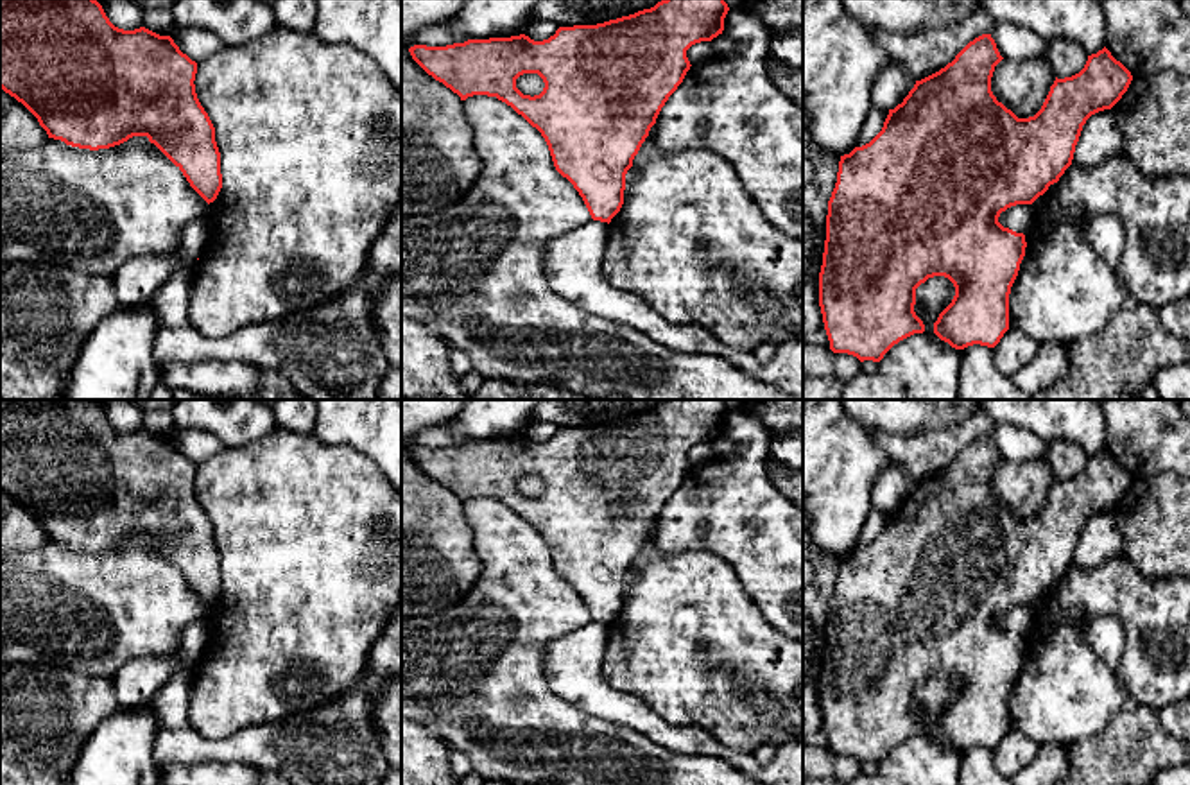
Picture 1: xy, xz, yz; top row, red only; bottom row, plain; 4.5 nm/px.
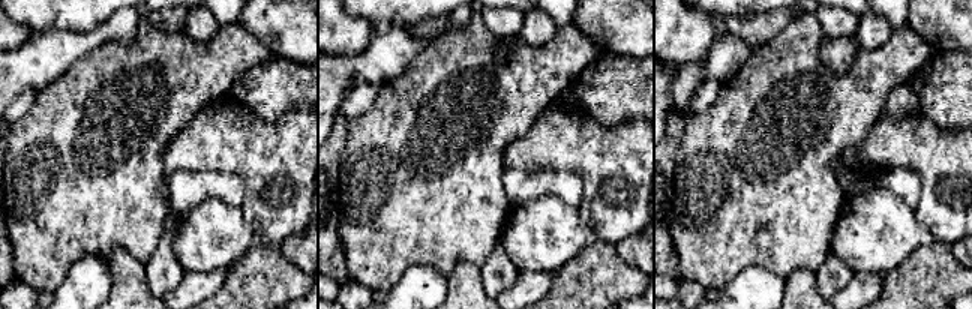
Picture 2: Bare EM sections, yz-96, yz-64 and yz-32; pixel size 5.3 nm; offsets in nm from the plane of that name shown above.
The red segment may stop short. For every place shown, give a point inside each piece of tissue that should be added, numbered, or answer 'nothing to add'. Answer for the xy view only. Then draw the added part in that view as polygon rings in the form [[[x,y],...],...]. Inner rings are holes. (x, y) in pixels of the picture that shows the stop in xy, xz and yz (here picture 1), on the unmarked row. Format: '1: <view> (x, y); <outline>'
nothing to add

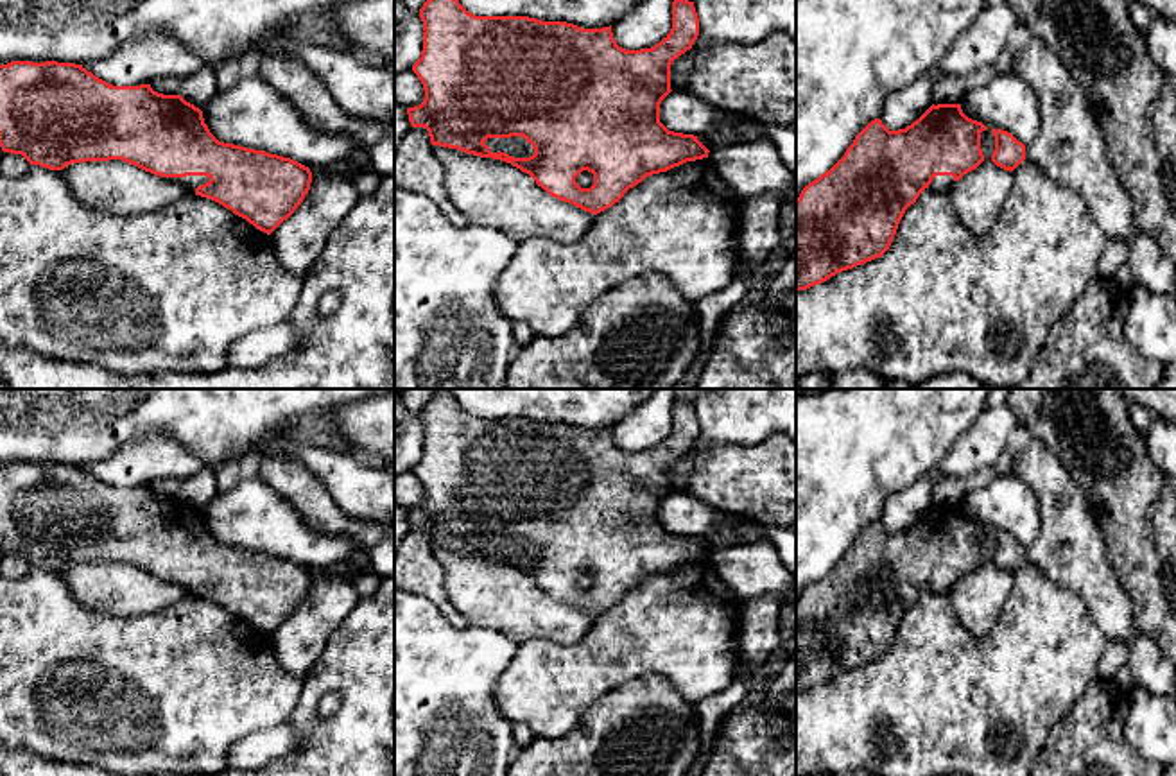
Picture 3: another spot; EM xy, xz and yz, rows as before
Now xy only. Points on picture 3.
1: xy (190, 585); [[[161,577],[163,579],[163,577]],[[186,577],[186,579],[163,579],[163,581],[170,581],[179,584],[181,588],[185,588],[186,591],[195,595],[195,590],[208,584],[210,579],[206,577]]]

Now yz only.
1: yz (940, 585); [[[936,577],[932,584],[929,586],[929,590],[939,595],[948,595],[954,584],[956,582],[952,577]]]

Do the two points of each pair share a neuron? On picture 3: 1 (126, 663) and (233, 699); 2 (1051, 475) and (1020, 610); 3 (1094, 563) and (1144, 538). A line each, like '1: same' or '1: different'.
1: same
2: different
3: different

